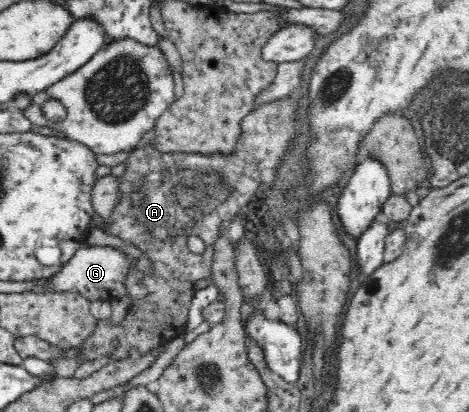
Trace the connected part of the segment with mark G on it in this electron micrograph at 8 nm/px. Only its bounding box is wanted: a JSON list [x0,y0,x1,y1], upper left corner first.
[28,246,136,303]

